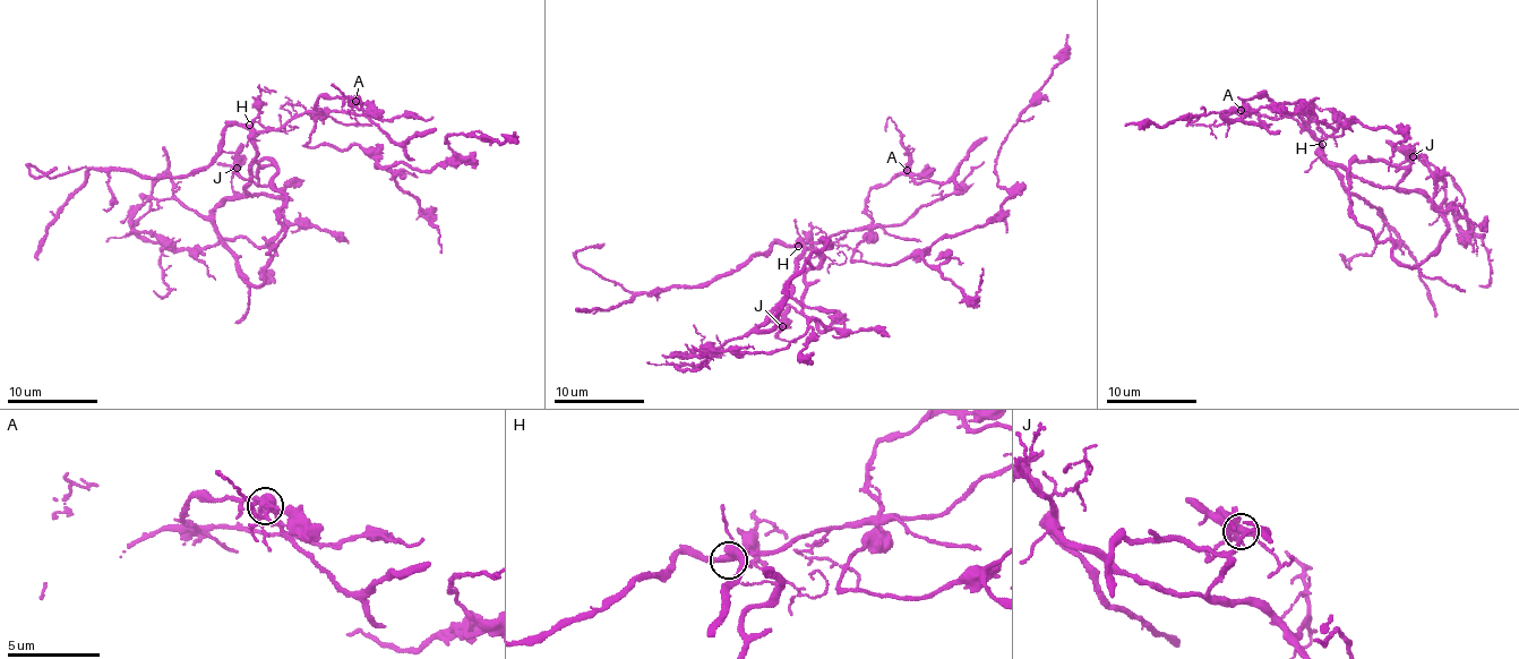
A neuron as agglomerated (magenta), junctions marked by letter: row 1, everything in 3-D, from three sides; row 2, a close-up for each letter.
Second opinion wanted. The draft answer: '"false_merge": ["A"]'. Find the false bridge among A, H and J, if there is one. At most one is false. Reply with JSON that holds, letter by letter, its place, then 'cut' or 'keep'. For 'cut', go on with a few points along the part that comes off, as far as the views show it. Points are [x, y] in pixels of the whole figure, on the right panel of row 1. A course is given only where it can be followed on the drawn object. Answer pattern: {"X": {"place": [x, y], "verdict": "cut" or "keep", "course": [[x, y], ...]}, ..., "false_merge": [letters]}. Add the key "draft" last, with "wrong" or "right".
{"A": {"place": [1241, 110], "verdict": "cut", "course": [[1241, 110], [1256, 112], [1267, 125], [1220, 116]]}, "H": {"place": [1322, 144], "verdict": "keep"}, "J": {"place": [1413, 156], "verdict": "keep"}, "false_merge": ["A"], "draft": "right"}

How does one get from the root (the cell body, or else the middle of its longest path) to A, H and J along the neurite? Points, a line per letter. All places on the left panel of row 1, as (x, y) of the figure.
A: (255, 160), (258, 133), (282, 128), (302, 112), (322, 113), (315, 103), (320, 96), (341, 96), (355, 101)
H: (255, 160), (256, 148), (249, 125)
J: (255, 160), (245, 196), (215, 220), (235, 272), (257, 285), (286, 197), (266, 159), (257, 182), (237, 168)

